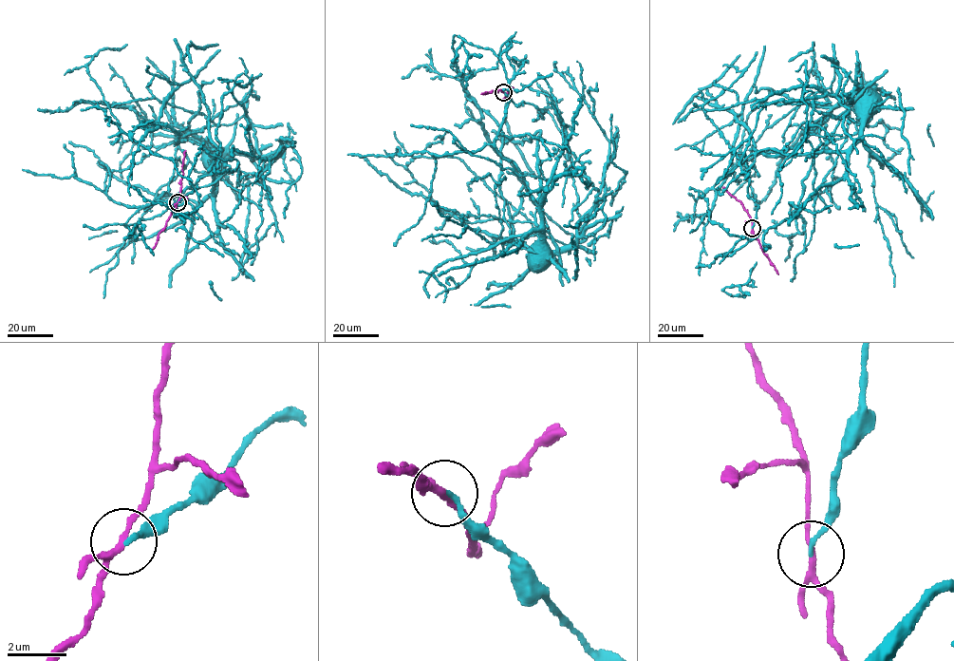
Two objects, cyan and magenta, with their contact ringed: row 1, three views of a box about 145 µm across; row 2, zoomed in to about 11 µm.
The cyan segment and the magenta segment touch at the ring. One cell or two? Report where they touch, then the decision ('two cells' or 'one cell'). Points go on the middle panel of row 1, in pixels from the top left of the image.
at (503, 92); two cells

